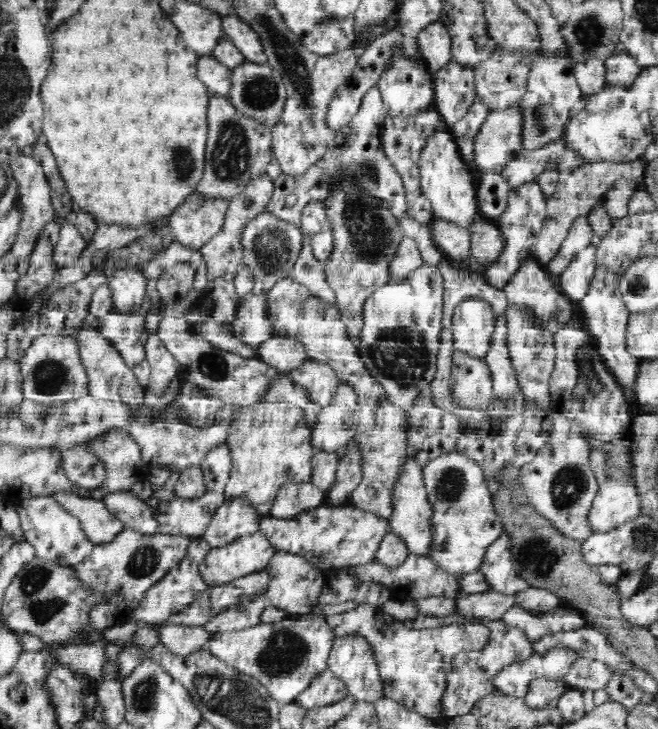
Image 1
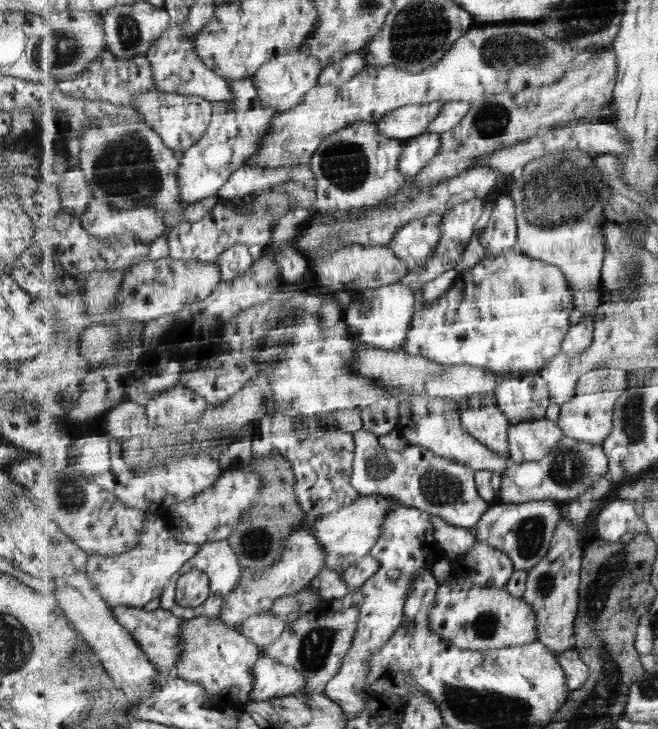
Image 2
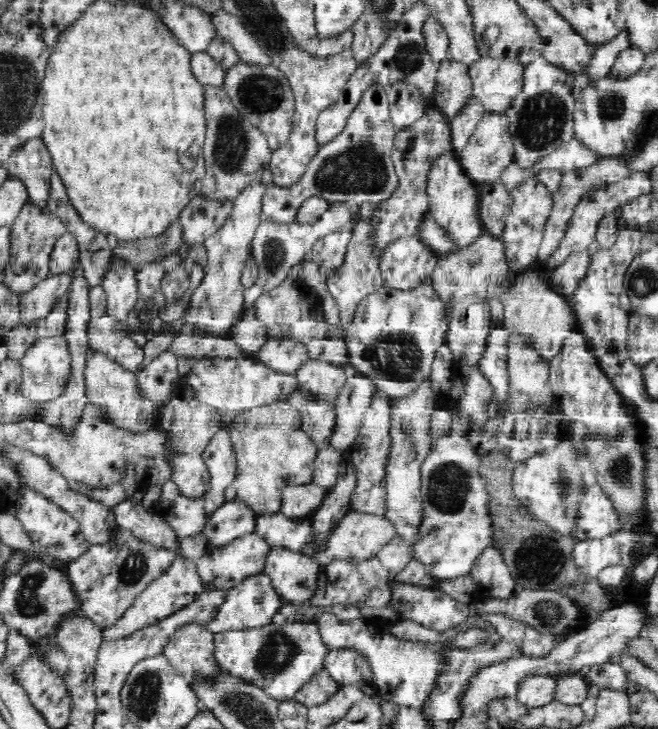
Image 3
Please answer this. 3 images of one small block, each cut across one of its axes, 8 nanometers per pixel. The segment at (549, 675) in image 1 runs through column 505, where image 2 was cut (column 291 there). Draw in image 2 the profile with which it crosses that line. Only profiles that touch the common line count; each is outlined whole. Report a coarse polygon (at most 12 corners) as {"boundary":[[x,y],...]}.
{"boundary":[[262,655],[248,702],[307,691],[293,666]]}

